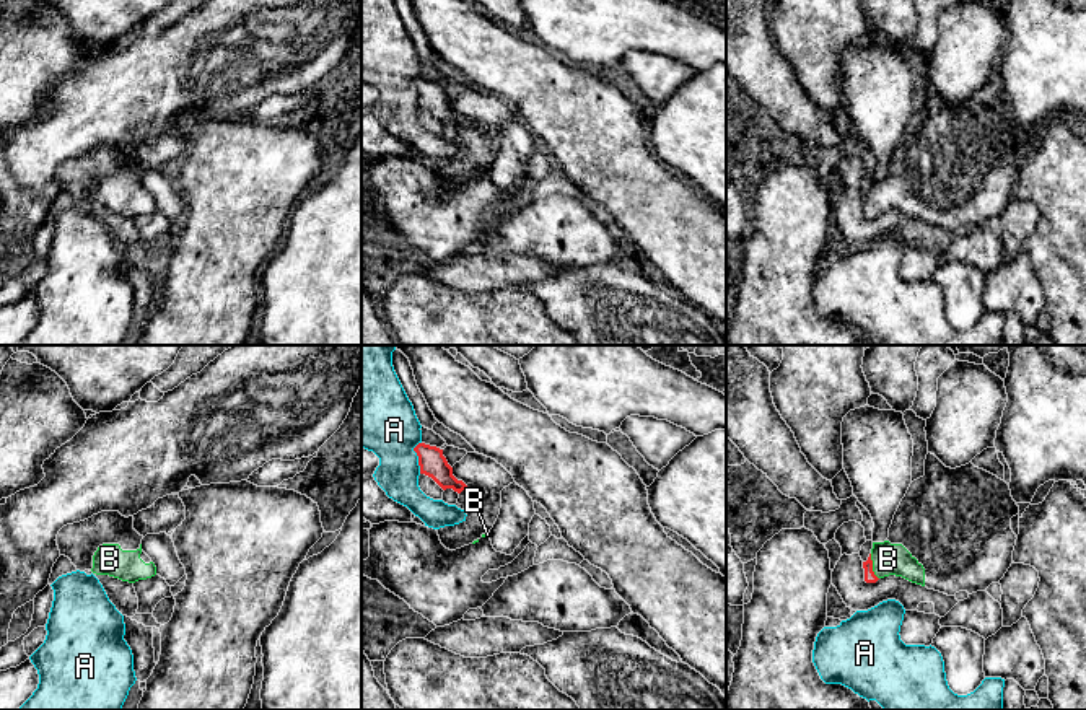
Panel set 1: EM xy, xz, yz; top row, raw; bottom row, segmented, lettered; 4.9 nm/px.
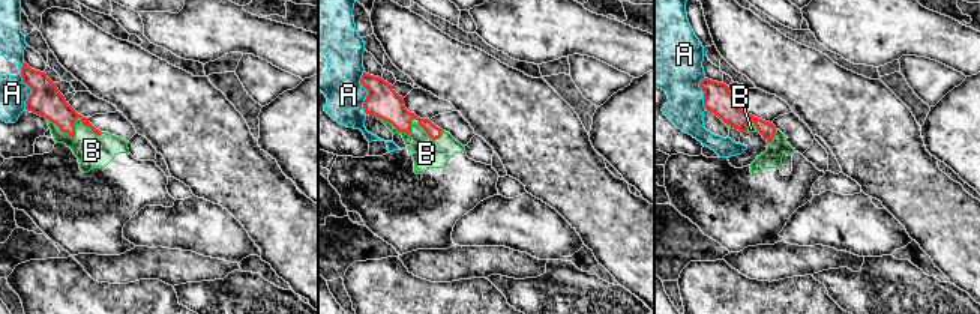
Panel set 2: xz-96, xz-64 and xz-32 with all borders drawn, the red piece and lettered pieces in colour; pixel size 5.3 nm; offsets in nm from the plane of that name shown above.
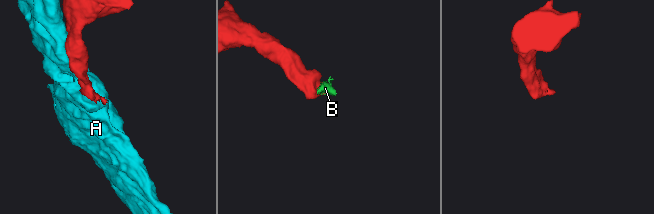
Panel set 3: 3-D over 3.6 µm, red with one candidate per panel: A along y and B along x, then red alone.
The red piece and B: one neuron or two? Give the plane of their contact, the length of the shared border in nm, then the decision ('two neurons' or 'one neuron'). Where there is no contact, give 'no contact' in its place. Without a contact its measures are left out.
contact in yz; length 130 nm; one neuron

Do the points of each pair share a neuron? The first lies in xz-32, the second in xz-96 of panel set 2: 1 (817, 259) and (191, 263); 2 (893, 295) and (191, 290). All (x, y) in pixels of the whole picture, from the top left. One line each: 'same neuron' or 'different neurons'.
1: same neuron
2: same neuron

